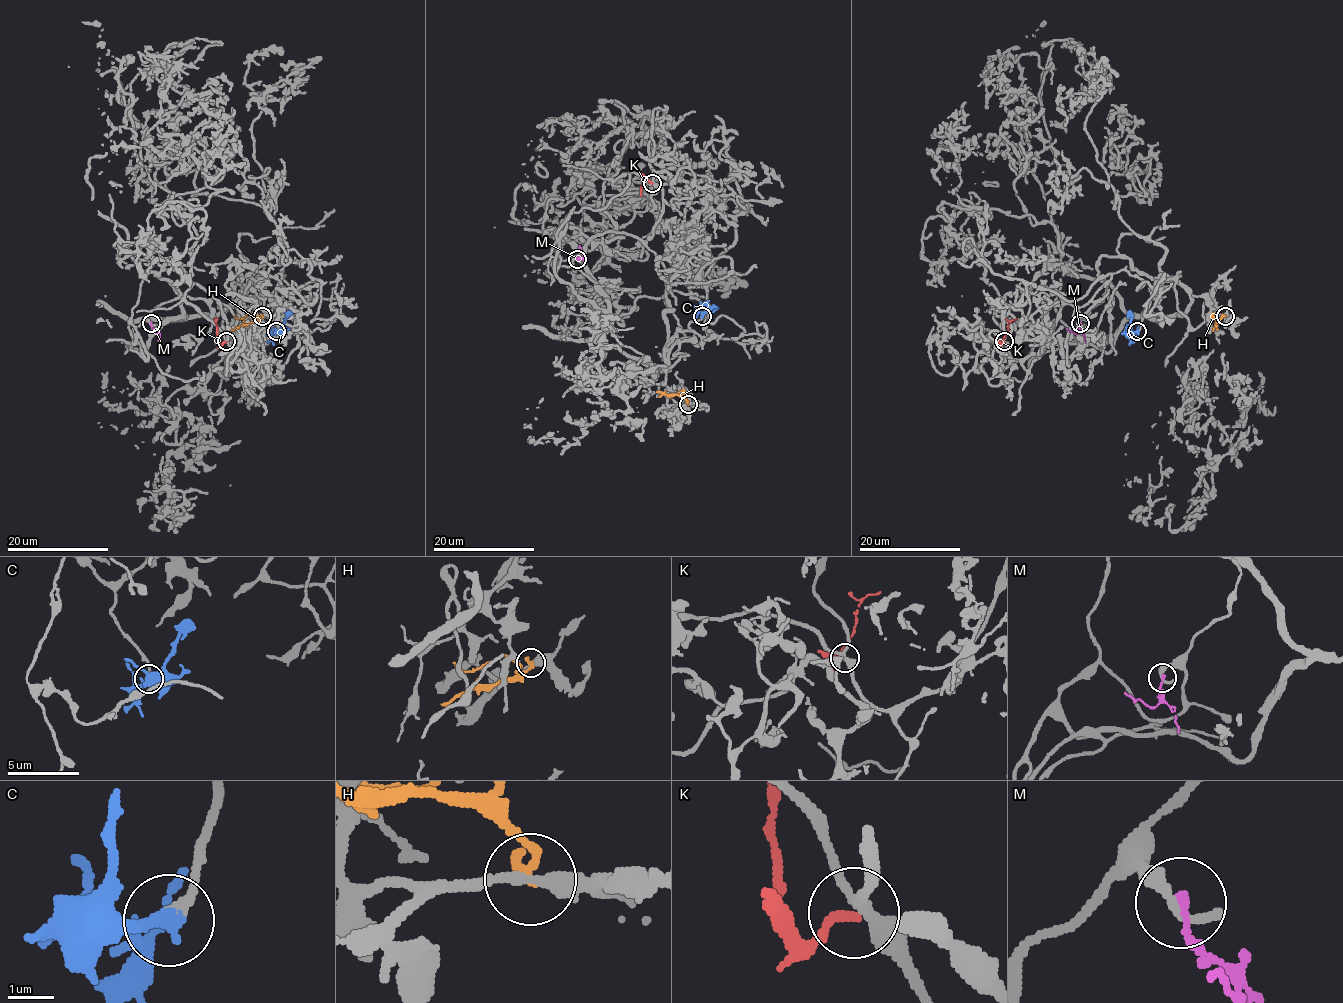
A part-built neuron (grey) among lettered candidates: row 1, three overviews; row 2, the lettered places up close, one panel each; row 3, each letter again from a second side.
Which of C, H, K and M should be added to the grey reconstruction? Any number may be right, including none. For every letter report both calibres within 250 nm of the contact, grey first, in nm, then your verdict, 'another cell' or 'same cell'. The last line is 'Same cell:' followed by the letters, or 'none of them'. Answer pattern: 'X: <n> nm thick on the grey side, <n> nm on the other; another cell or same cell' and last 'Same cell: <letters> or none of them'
C: 280 nm thick on the grey side, 240 nm on the other; same cell
H: 360 nm thick on the grey side, 280 nm on the other; another cell
K: 280 nm thick on the grey side, 200 nm on the other; another cell
M: 320 nm thick on the grey side, 200 nm on the other; another cell
Same cell: C

